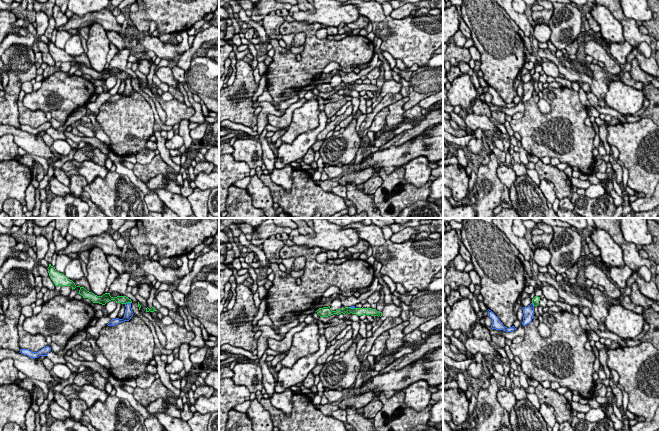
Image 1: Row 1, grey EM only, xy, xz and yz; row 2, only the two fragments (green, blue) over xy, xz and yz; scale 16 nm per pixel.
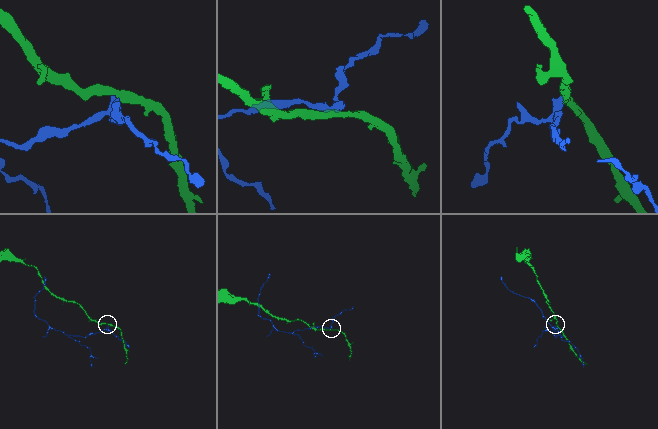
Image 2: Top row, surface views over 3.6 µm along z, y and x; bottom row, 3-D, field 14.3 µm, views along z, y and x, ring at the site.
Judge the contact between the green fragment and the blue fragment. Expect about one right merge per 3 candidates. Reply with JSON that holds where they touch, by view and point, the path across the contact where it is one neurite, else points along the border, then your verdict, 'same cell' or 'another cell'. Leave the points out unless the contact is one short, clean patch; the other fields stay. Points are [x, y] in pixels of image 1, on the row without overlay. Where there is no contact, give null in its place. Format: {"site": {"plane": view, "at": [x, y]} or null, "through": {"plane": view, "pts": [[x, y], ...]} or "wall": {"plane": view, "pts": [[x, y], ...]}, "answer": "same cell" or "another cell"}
{"site": {"plane": "xy", "at": [127, 78]}, "wall": {"plane": "xy", "pts": [[130, 78], [125, 80]]}, "answer": "another cell"}

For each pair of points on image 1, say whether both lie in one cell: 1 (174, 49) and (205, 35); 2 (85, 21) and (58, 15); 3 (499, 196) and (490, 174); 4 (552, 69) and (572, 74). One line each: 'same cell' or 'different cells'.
1: different cells
2: different cells
3: same cell
4: different cells

